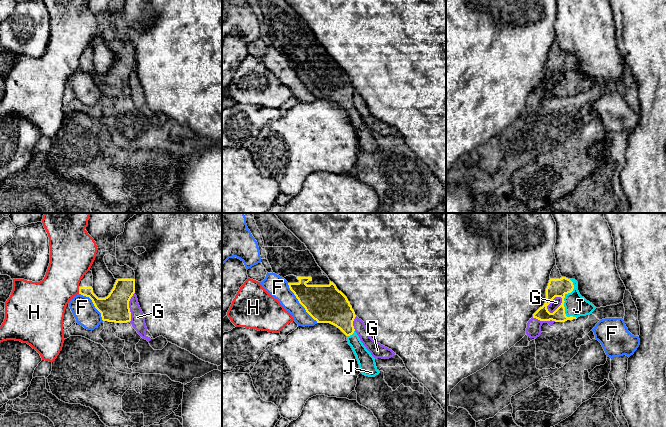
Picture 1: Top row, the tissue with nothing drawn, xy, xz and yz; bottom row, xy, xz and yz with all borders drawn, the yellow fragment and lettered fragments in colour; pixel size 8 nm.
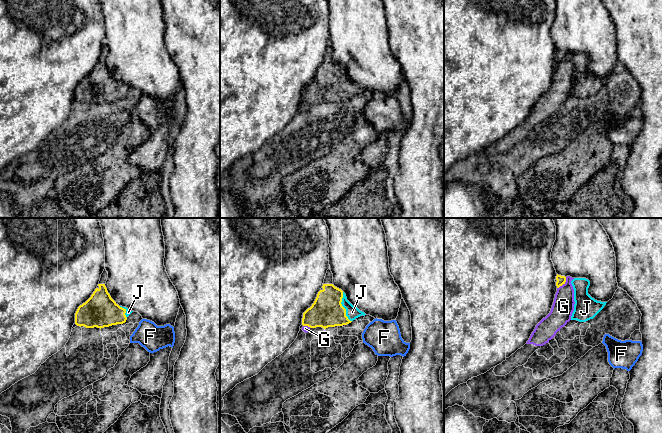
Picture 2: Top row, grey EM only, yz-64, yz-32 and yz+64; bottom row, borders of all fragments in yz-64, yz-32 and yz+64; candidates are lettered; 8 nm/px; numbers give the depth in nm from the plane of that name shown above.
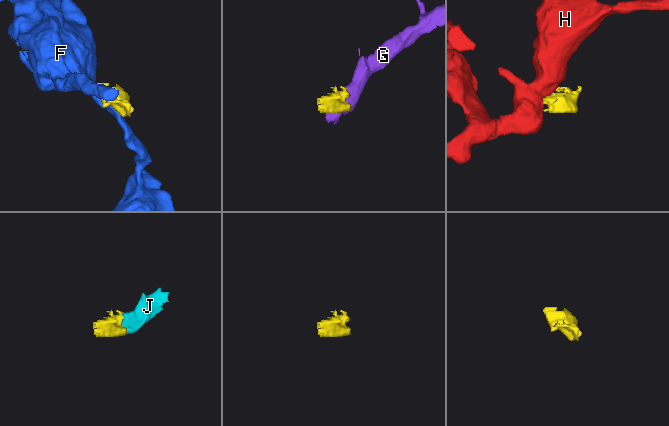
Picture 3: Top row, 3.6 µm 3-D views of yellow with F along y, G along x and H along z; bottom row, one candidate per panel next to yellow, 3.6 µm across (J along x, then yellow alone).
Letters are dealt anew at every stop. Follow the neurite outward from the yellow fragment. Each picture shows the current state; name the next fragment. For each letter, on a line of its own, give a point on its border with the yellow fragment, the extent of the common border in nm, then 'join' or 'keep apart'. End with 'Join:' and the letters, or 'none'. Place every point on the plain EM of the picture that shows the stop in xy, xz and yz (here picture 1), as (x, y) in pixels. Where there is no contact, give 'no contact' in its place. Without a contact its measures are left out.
F: meets yellow in xz at (299, 78); contact 400 nm long; keep apart
G: meets yellow in yz at (560, 81); contact 170 nm long; keep apart
H: meets yellow in xy at (79, 66); contact 60 nm long; keep apart
J: meets yellow in yz at (564, 77); contact 320 nm long; join
Join: J

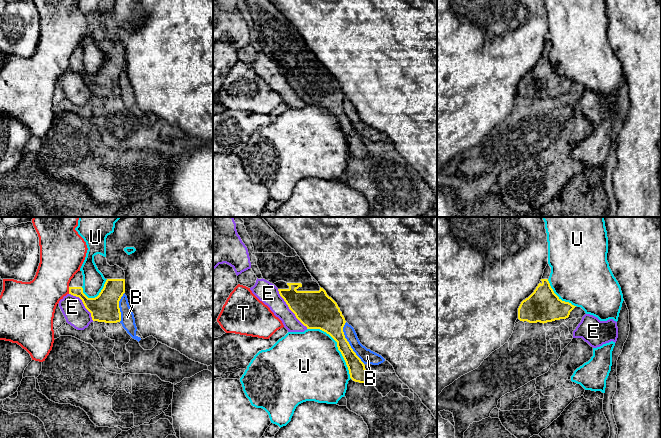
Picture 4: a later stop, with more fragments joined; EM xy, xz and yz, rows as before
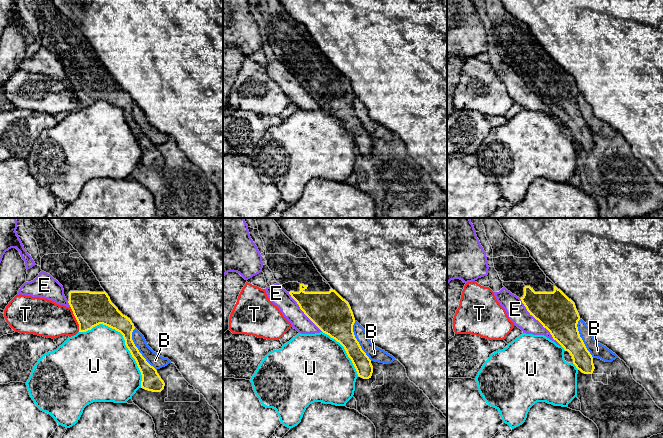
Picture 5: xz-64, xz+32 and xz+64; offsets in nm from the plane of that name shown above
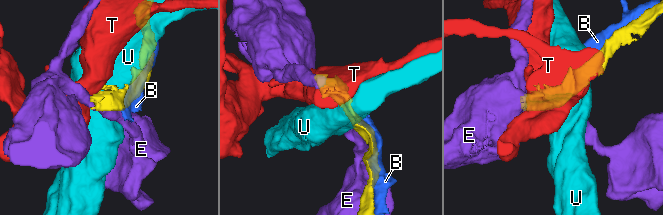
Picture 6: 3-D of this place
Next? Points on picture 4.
B: meets yellow in xz at (348, 119); contact 360 nm long; keep apart
E: meets yellow in xz at (289, 84); contact 400 nm long; keep apart
T: meets yellow in xy at (69, 66); contact 60 nm long; keep apart
U: meets yellow in xz at (337, 122); contact 550 nm long; keep apart
Join: none

